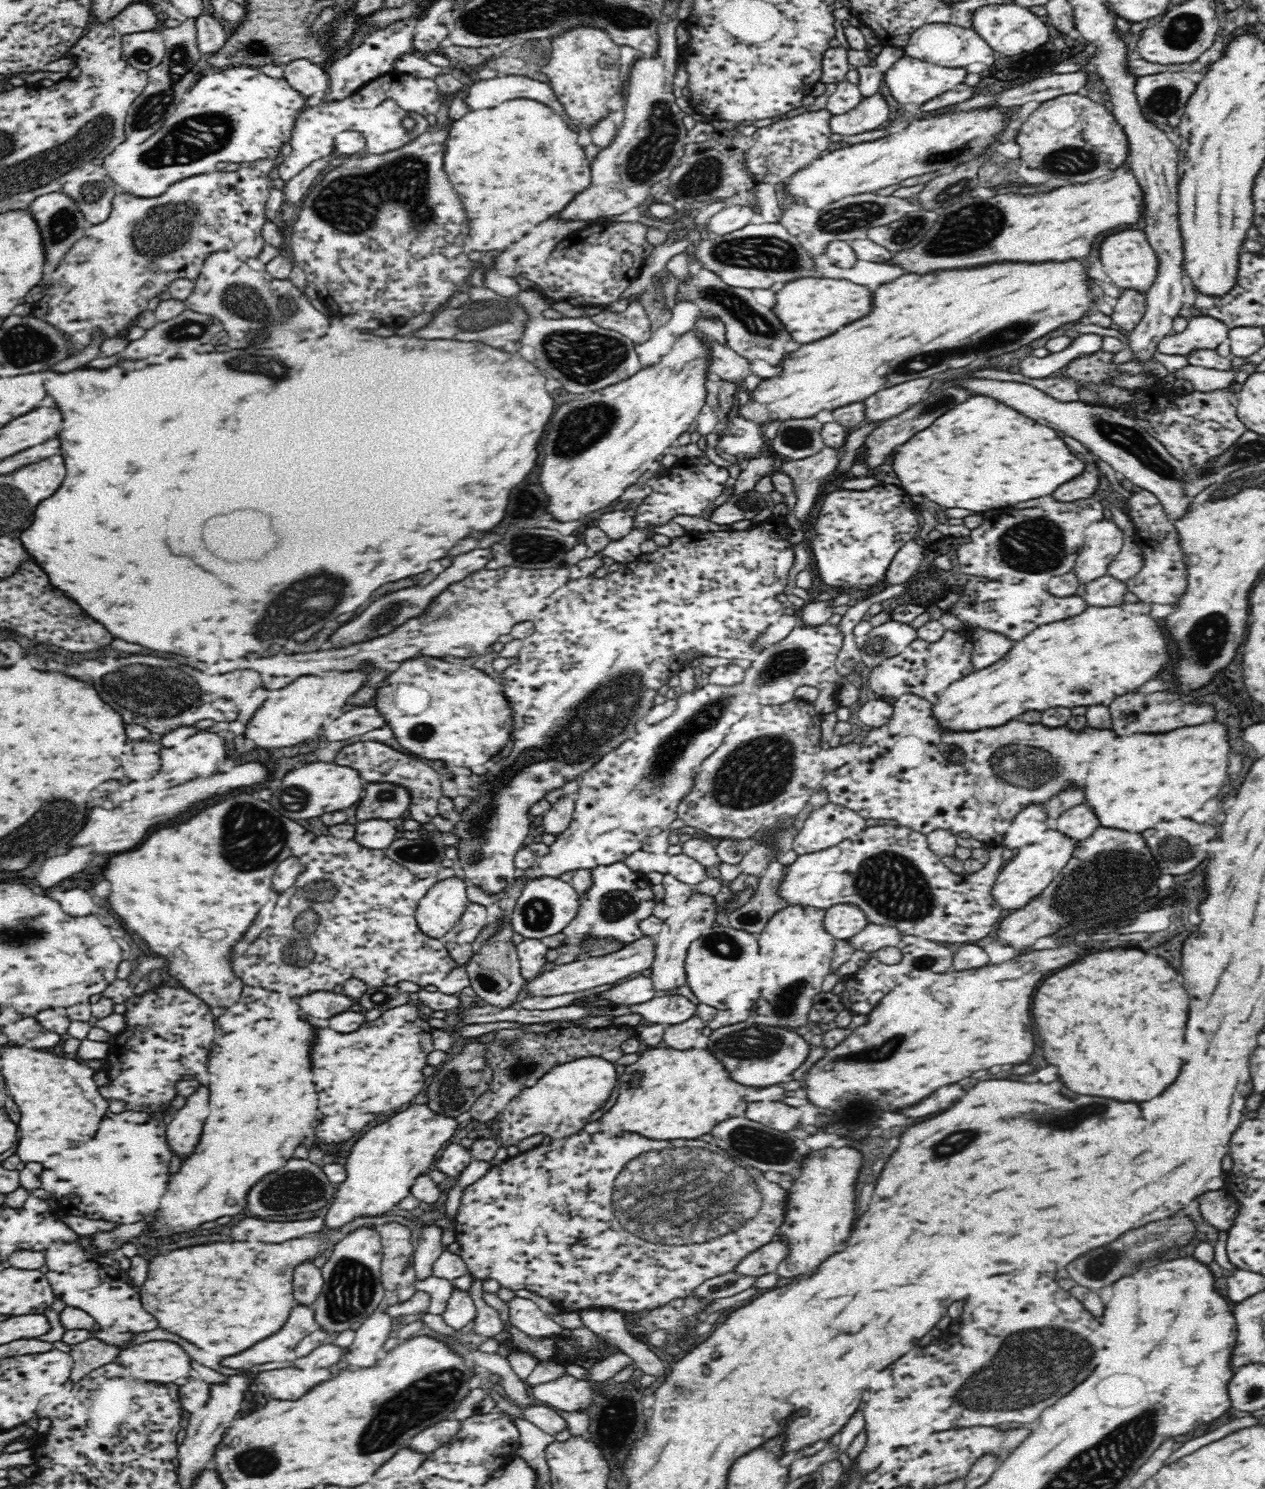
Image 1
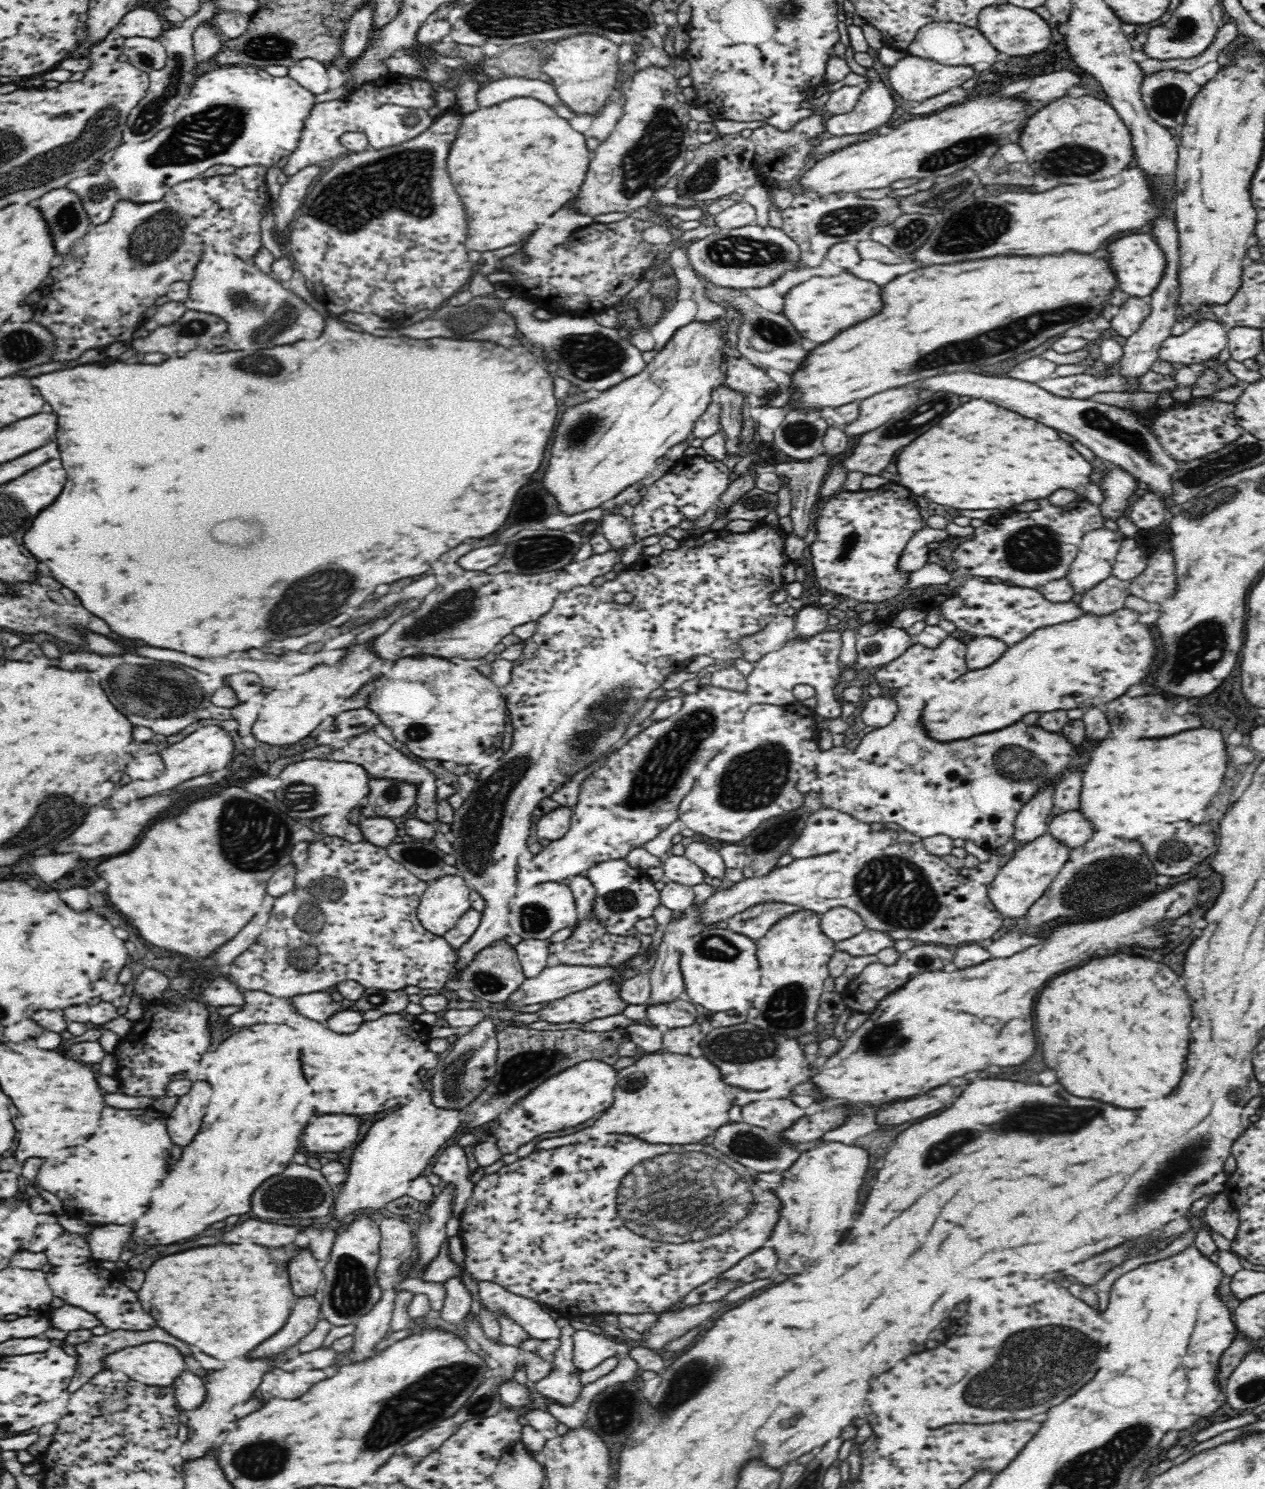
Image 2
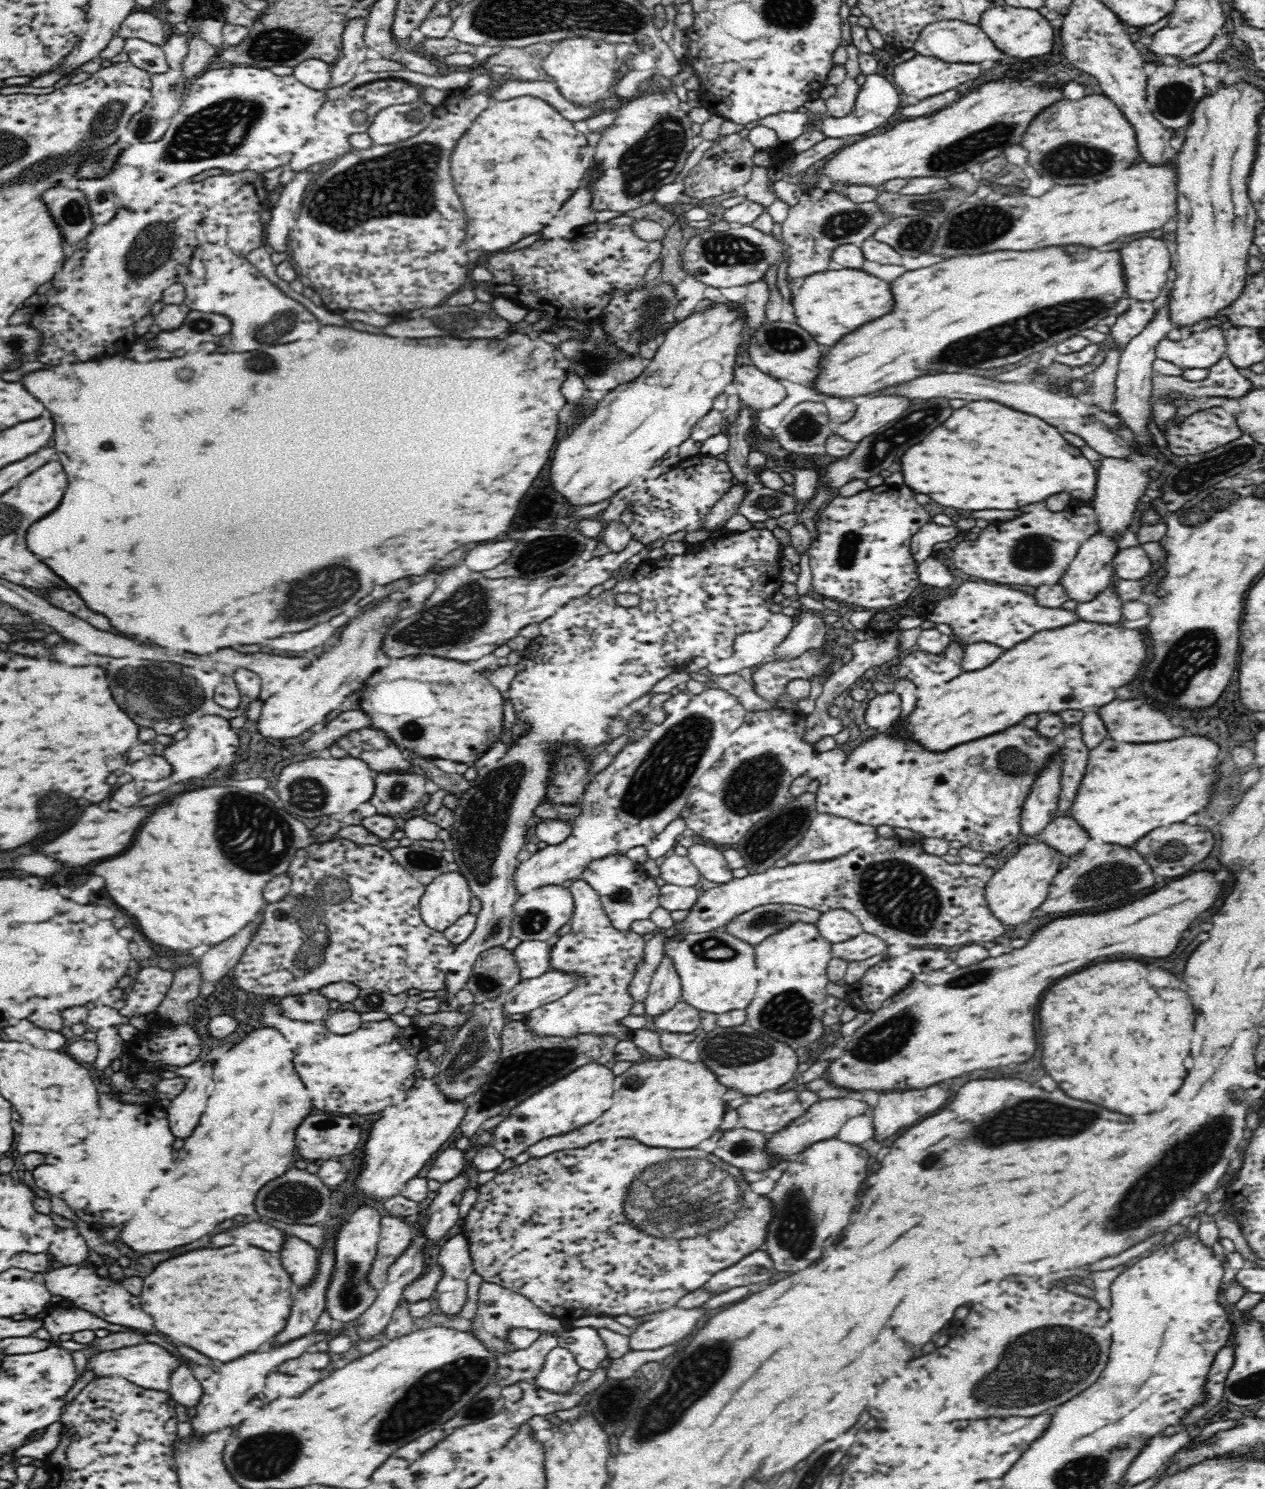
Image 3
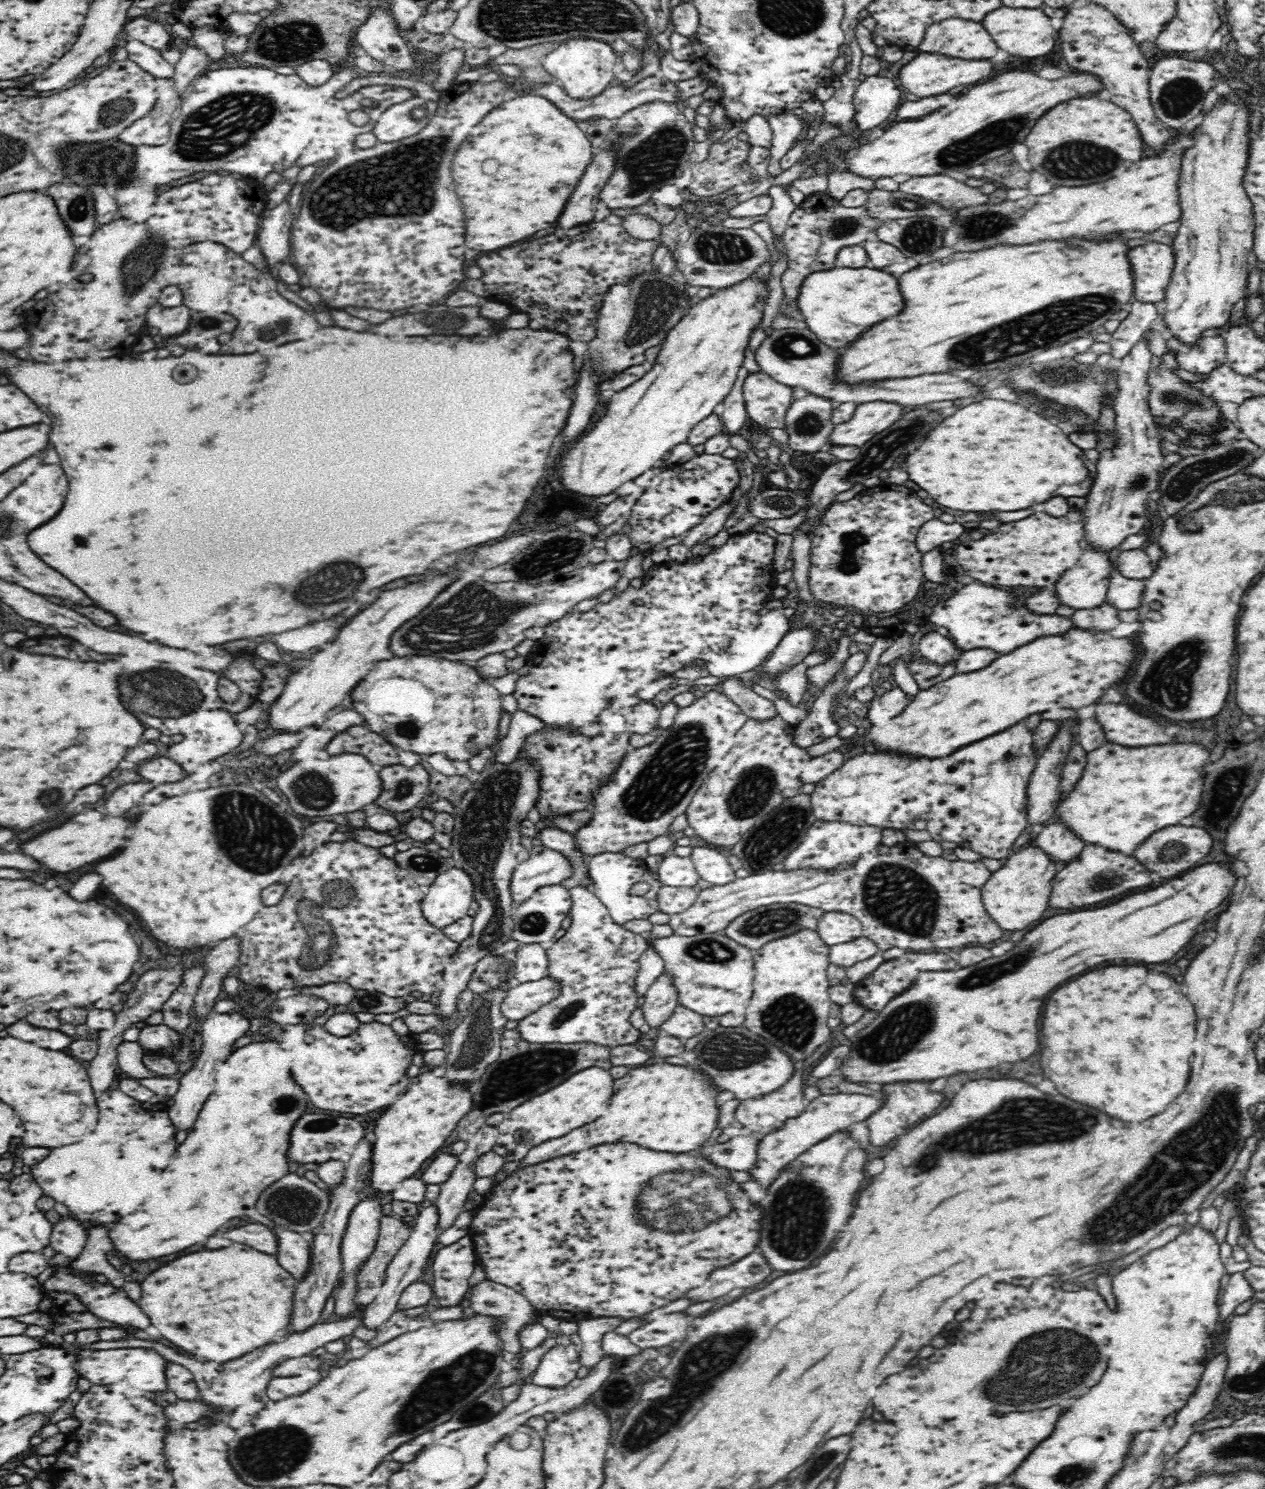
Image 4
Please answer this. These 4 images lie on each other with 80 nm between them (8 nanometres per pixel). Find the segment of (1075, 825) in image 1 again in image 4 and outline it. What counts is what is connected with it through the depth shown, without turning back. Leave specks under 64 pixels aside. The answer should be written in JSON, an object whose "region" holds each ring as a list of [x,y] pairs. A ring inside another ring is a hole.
{"region":[[[1060,821],[1049,825],[1044,824],[1042,831],[1035,839],[1035,845],[1051,856],[1056,863],[1062,860],[1070,862],[1084,848],[1080,838],[1076,838],[1072,830],[1068,830],[1064,824]]]}

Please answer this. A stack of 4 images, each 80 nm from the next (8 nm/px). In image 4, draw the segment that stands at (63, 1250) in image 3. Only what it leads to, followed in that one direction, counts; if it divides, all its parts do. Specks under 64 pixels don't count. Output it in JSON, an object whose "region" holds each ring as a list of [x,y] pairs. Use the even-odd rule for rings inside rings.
{"region":[[[63,1218],[62,1222],[54,1225],[51,1234],[51,1247],[53,1252],[62,1253],[68,1258],[78,1258],[87,1241],[83,1228],[85,1222]]]}

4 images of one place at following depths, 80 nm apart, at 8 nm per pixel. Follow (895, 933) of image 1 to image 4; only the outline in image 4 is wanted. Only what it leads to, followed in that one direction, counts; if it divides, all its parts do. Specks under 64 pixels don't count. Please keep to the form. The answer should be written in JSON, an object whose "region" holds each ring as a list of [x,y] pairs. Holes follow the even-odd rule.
{"region":[[[862,936],[850,942],[829,947],[829,960],[848,967],[879,953],[882,953],[881,948],[878,948],[878,945],[867,936]]]}

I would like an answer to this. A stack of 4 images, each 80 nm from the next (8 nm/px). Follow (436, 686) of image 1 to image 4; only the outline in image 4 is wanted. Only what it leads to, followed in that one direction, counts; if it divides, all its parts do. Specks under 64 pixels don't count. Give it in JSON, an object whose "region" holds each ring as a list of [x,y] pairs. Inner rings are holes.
{"region":[[[395,656],[392,660],[376,664],[376,668],[355,686],[348,702],[364,716],[368,730],[384,736],[394,746],[428,756],[446,754],[446,758],[457,761],[468,761],[497,742],[503,710],[502,695],[492,682],[486,682],[474,668],[430,656]]]}

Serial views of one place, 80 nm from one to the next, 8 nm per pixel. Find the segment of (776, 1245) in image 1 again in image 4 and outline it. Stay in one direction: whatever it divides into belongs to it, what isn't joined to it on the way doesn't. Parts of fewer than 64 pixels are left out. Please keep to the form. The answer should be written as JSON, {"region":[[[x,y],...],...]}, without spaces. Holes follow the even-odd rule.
{"region":[[[752,1253],[734,1264],[713,1270],[702,1286],[693,1288],[686,1293],[687,1298],[695,1302],[714,1300],[726,1296],[734,1288],[756,1286],[772,1274],[772,1268],[761,1253]]]}

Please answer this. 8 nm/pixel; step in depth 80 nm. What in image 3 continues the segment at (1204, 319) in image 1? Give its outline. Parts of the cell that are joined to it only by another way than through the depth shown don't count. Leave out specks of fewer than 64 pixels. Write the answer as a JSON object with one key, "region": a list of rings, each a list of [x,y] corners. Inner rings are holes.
{"region":[[[1211,326],[1190,333],[1180,340],[1162,339],[1156,347],[1157,358],[1183,368],[1210,368],[1226,354],[1227,340],[1223,330]]]}

